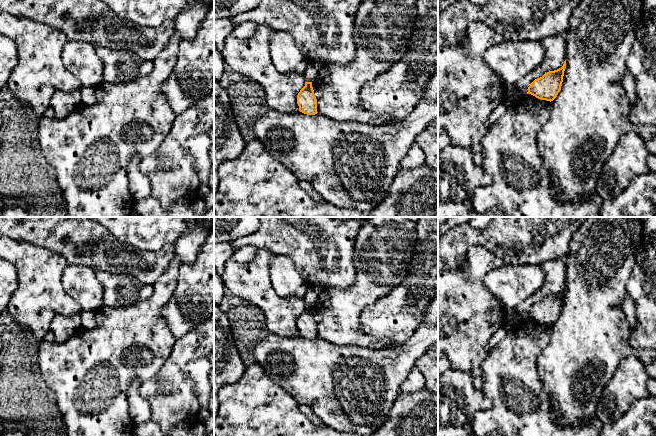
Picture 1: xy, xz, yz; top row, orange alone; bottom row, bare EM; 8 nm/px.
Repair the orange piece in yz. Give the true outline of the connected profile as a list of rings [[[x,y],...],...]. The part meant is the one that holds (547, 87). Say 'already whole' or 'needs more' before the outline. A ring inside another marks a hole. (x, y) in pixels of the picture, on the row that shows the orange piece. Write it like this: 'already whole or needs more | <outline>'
needs more | [[[566,60],[561,68],[549,71],[535,79],[527,89],[515,88],[513,99],[502,102],[508,109],[518,103],[526,94],[531,94],[540,100],[553,101],[561,90]]]

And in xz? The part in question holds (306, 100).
needs more | [[[314,60],[309,61],[305,72],[305,86],[300,90],[297,95],[297,104],[299,111],[307,115],[317,114],[317,99],[314,94],[312,82],[316,78],[320,69],[325,65],[323,61]]]

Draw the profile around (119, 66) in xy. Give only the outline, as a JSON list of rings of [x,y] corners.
[[[94,45],[95,52],[103,62],[103,80],[119,83],[148,75],[153,70],[153,61],[143,60],[127,50],[112,50]]]

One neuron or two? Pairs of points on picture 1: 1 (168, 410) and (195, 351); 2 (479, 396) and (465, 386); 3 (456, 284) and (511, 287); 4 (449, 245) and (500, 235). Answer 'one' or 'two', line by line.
1: one
2: one
3: two
4: one

